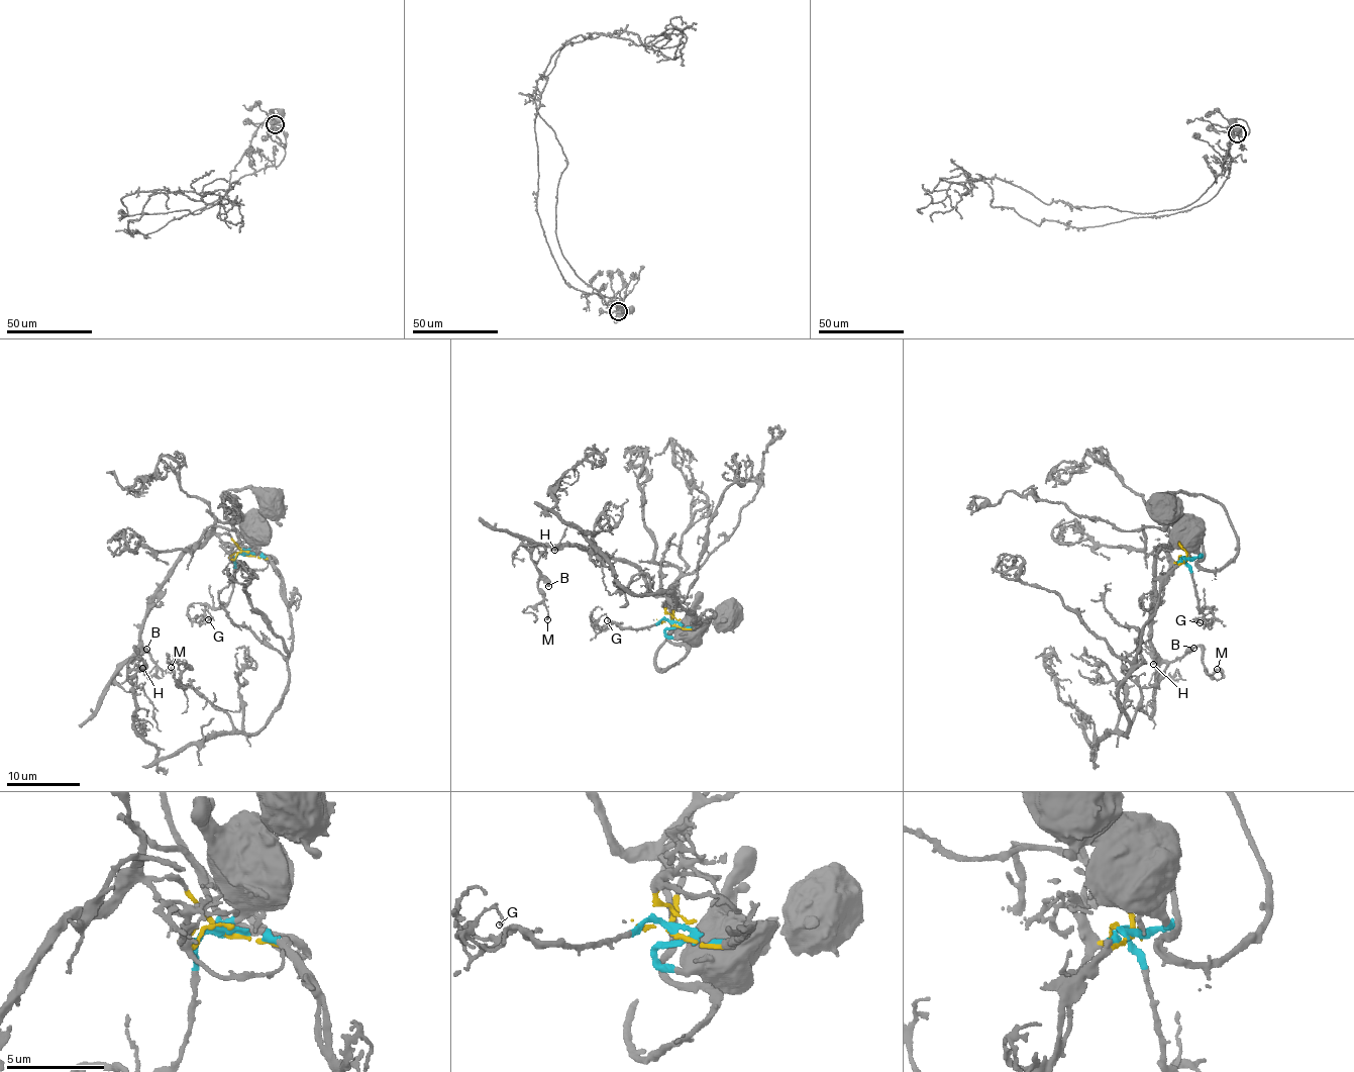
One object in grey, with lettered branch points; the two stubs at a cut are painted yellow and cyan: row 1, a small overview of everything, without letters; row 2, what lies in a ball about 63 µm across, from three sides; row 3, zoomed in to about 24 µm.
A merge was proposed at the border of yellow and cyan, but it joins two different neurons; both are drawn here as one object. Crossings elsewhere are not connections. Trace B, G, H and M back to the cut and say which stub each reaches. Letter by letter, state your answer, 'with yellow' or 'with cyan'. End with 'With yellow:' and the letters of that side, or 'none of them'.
B: with yellow
G: with cyan
H: with yellow
M: with yellow
With yellow: B, H, M

